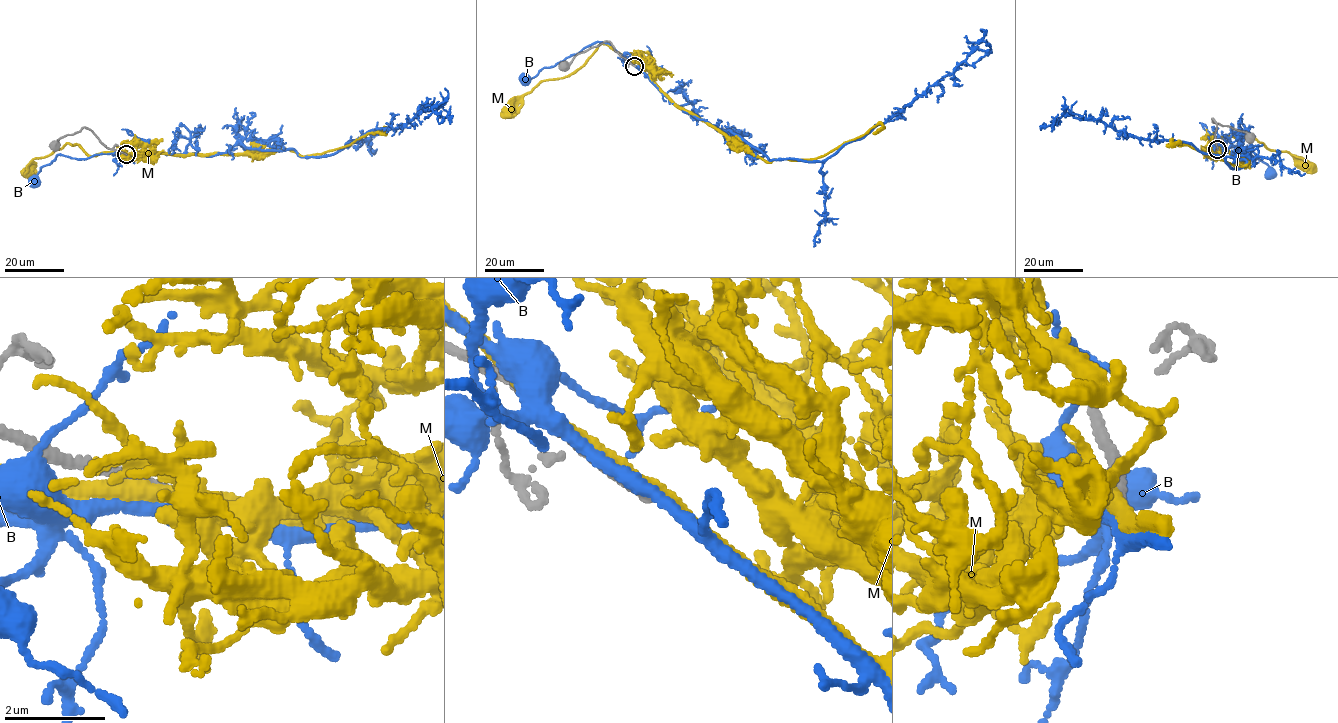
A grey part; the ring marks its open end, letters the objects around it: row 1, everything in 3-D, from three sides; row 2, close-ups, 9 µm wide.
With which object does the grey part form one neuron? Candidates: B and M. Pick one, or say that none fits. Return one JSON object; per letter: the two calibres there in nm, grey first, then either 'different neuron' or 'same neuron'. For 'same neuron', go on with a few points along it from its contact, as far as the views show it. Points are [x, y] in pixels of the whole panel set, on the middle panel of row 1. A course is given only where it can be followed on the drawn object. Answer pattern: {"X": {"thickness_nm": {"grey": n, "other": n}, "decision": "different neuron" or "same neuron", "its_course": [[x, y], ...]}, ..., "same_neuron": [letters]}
{"B": {"thickness_nm": {"grey": 200, "other": 280}, "decision": "different neuron"}, "M": {"thickness_nm": {"grey": 280, "other": 320}, "decision": "different neuron"}, "same_neuron": []}

